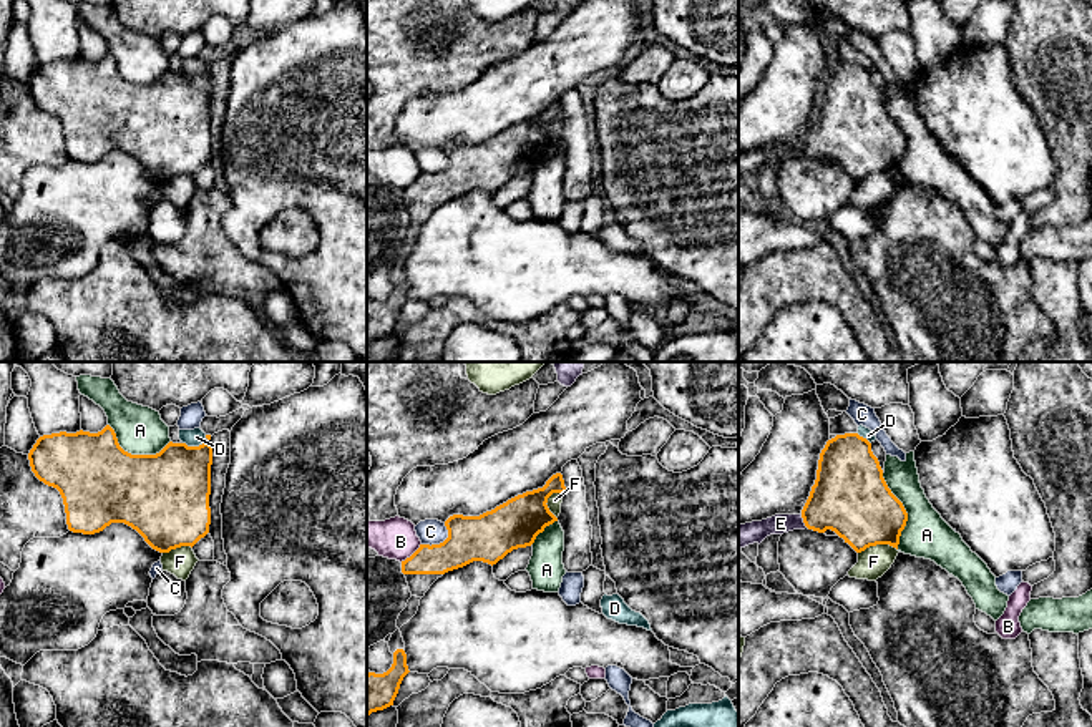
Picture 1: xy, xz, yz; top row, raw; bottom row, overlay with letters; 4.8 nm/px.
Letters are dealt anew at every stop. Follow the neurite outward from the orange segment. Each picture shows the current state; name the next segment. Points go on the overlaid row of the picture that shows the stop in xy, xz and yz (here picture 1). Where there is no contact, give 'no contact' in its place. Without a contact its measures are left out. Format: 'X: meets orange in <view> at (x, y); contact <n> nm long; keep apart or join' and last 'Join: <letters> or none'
A: meets orange in yz at (905, 512); contact 380 nm long; keep apart
B: meets orange in xz at (412, 555); contact 140 nm long; keep apart
C: meets orange in xz at (440, 543); contact 160 nm long; keep apart
D: meets orange in xy at (194, 447); contact 130 nm long; keep apart
E: meets orange in yz at (804, 520); contact 80 nm long; keep apart
F: meets orange in yz at (877, 543); contact 190 nm long; keep apart
Join: none

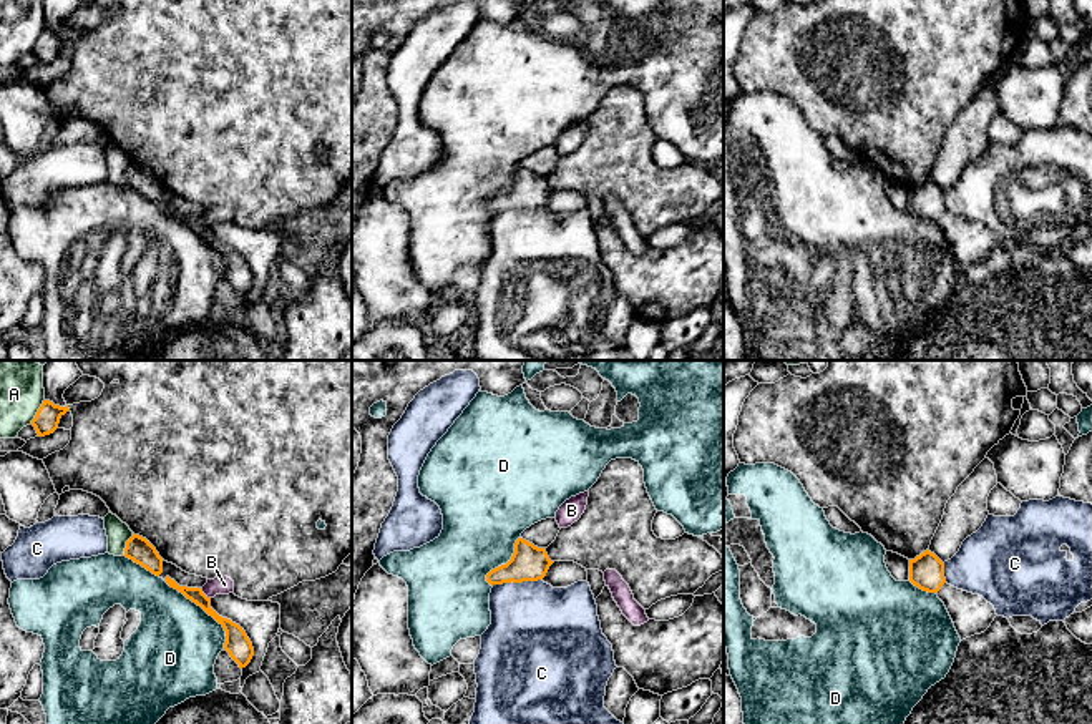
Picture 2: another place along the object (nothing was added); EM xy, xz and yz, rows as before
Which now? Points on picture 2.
A: meets orange in xy at (38, 410); contact 140 nm long; keep apart
B: meets orange in xy at (203, 593); contact 80 nm long; keep apart
C: meets orange in xz at (516, 582); contact 260 nm long; keep apart
D: meets orange in xy at (204, 610); contact 440 nm long; keep apart
Join: none

